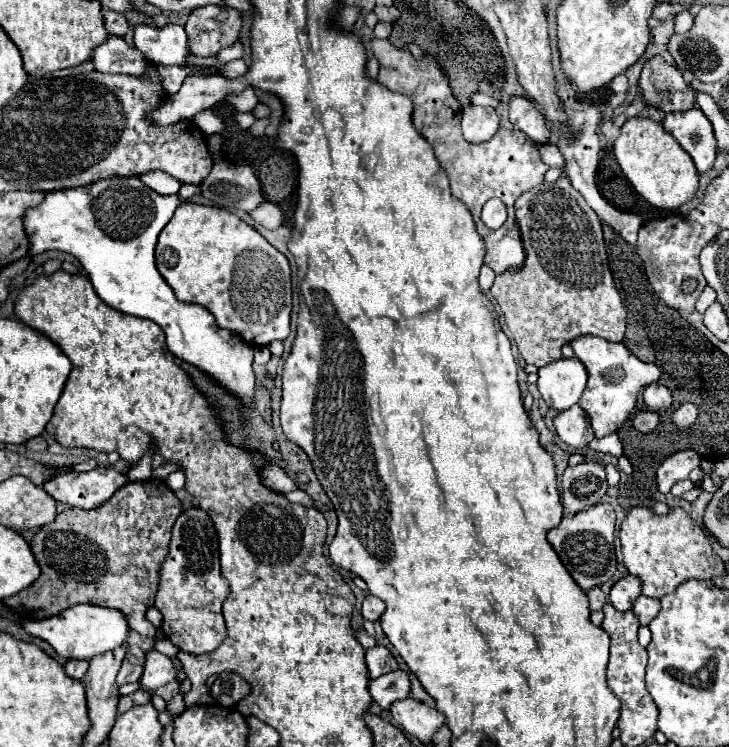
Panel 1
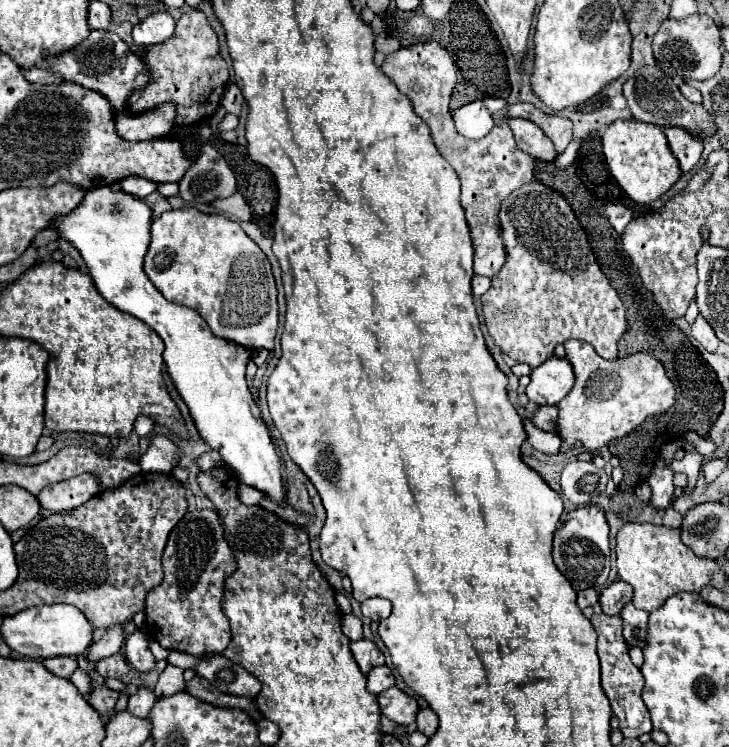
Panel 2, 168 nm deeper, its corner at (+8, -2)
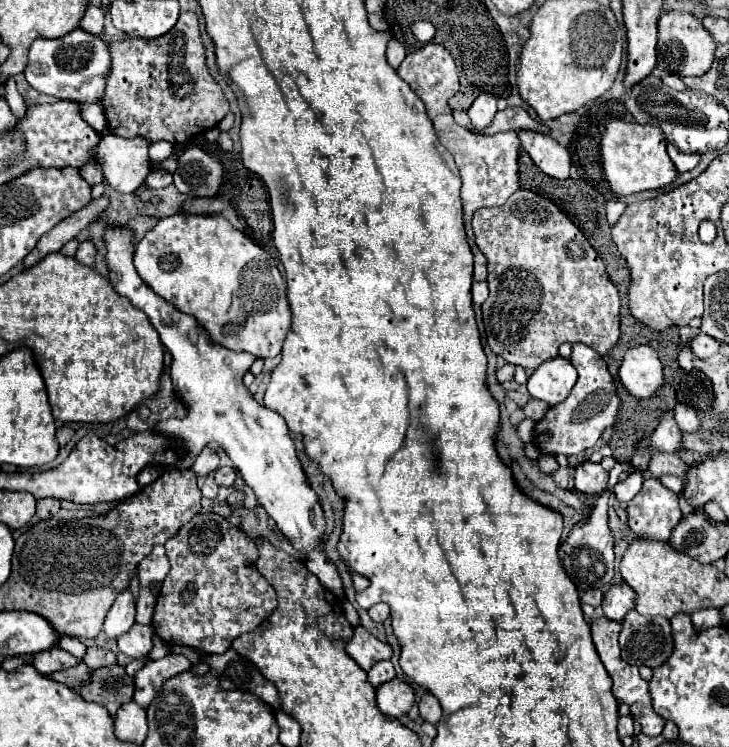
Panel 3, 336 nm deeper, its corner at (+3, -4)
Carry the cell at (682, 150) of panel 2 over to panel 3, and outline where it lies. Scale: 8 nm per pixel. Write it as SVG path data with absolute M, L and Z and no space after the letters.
M667 146L667 154L669 154L669 158L673 160L673 164L675 164L675 168L679 170L679 172L689 172L689 170L693 170L697 164L699 164L699 160L701 160L701 156L699 154L683 154L683 152L679 152L675 146Z

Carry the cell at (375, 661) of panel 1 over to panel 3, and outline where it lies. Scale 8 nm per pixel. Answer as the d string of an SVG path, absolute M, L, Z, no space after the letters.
M355 626L353 636L345 644L347 654L363 668L369 670L379 660L391 658L391 646L385 642L379 642L371 632L367 632L363 626Z

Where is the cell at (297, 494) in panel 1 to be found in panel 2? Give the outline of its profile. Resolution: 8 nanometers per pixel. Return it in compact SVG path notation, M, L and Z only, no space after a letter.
M240 484L238 496L240 496L240 500L244 504L260 504L260 500L264 500L264 494L262 492L258 492L258 490L250 488L250 486L244 486L244 484Z

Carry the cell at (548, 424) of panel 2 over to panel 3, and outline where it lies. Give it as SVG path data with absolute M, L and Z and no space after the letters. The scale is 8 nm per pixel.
M529 400L529 402L523 406L525 418L531 418L531 420L535 420L535 422L539 422L539 420L545 416L547 410L549 410L549 404L547 404L547 402L541 402L541 400Z

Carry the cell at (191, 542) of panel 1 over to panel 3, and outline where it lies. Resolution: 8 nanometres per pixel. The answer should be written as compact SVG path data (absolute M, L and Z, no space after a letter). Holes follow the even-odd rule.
M219 514L193 516L169 542L165 542L165 550L167 558L171 560L171 570L159 590L151 624L155 634L161 636L163 642L171 646L199 648L205 654L223 654L231 648L231 642L239 634L253 632L277 608L277 594L273 586L269 586L269 582L259 574L255 566L259 558L255 542L241 528L233 526L231 522L227 524L227 518ZM241 538L245 544L243 550L239 550Z

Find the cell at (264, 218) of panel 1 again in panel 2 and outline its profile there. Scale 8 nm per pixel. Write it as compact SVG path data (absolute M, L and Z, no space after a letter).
M238 192L232 198L224 198L224 200L216 200L212 202L212 206L216 206L220 212L226 212L238 220L254 220L254 214L248 206L248 202L244 200L244 196Z

